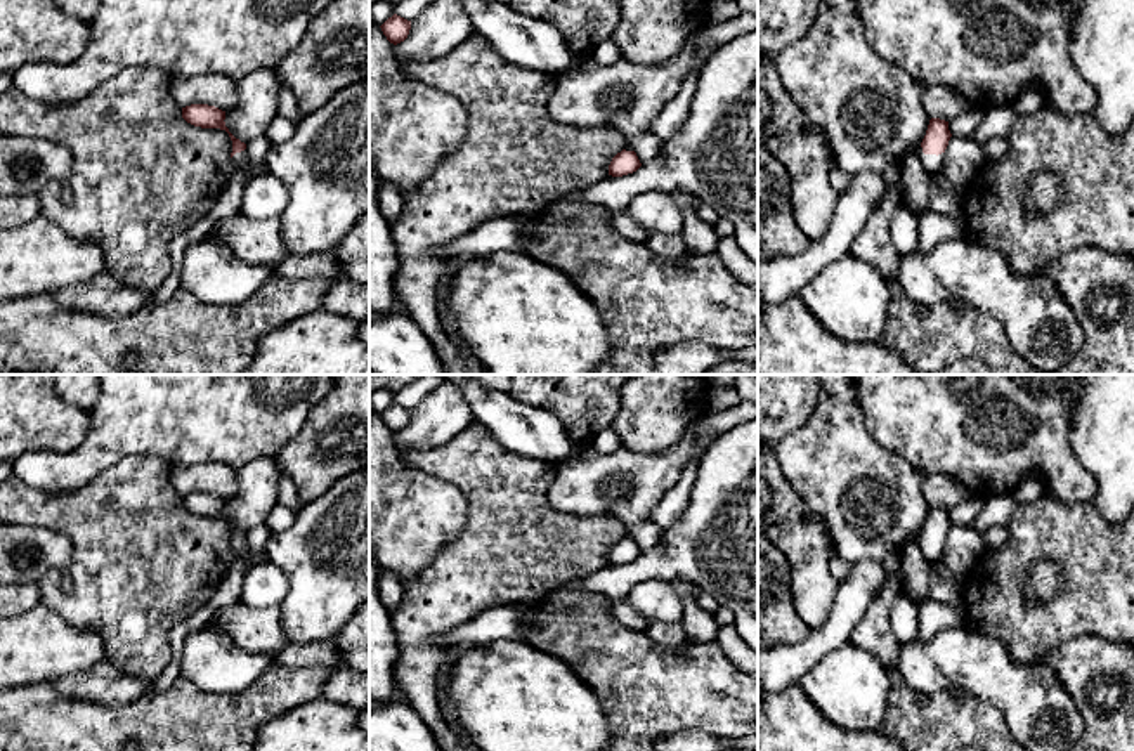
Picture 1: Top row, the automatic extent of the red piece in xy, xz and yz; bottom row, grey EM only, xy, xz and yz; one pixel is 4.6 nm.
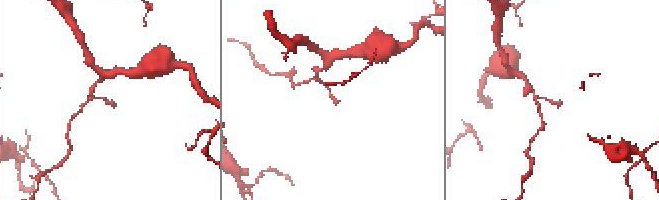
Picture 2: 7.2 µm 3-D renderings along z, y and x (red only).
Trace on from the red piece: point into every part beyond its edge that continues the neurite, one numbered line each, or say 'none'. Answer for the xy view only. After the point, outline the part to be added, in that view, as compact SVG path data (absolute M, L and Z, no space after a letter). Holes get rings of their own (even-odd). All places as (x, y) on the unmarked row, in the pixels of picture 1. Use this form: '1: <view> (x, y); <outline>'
1: xy (240, 548); M244 539L232 545L232 555L243 557L250 567L265 560L265 553L251 552Z

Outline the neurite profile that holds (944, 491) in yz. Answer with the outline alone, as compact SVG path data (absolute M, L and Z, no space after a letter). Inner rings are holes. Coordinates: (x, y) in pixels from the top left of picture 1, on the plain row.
M924 472L922 493L929 506L948 512L973 496L959 480L935 472Z

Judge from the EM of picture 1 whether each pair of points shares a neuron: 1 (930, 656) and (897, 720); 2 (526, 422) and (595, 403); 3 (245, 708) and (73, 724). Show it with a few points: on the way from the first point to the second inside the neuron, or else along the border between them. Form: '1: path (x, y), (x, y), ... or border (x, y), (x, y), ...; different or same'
1: border (892, 672), (916, 691), (954, 691); different
2: border (515, 399), (548, 410), (580, 444); different
3: path (202, 724), (117, 724); same

